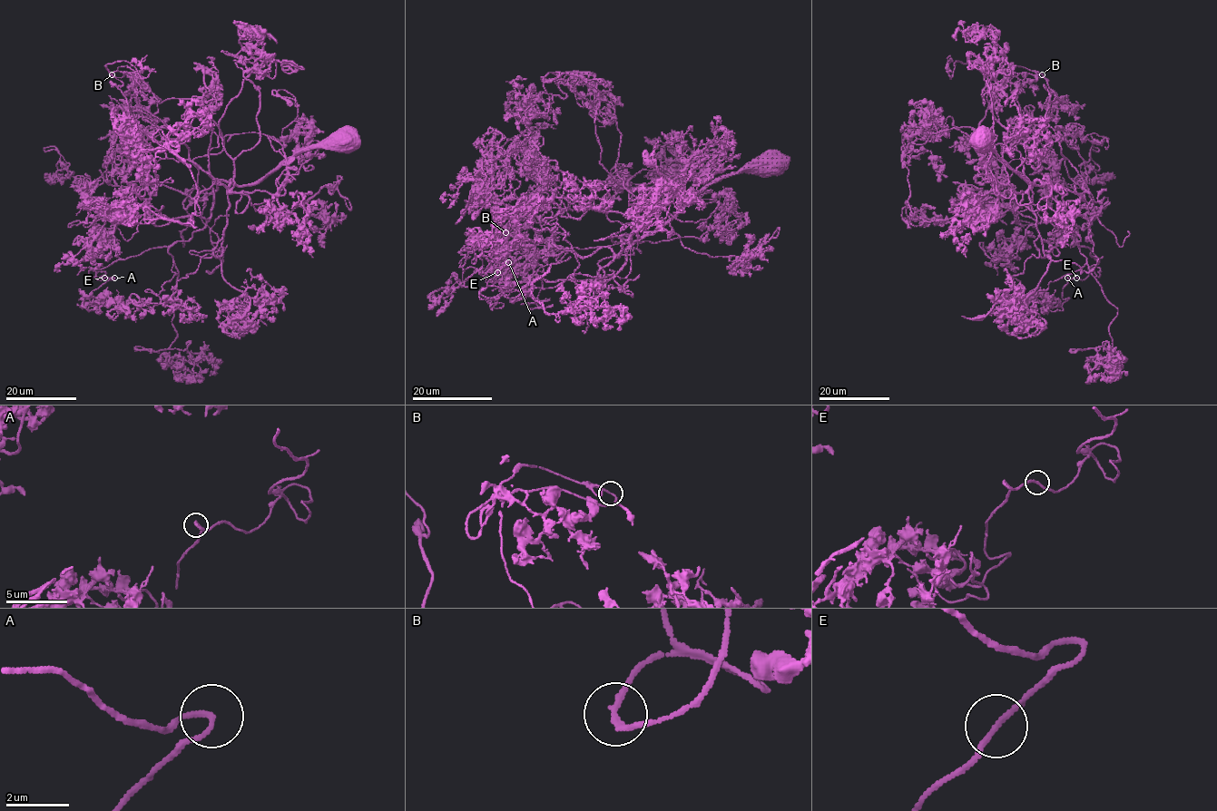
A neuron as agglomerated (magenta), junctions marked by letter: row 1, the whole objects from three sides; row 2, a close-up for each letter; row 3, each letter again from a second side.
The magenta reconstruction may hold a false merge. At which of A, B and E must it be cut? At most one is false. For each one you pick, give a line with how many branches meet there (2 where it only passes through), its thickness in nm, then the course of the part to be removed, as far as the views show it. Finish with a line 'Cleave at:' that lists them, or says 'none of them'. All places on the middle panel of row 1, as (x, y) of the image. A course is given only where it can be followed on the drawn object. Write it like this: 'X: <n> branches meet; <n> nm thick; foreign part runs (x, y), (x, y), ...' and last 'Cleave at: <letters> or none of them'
Cleave at: none of them

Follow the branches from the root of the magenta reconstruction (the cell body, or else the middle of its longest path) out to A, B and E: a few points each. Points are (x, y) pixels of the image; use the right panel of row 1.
A: (982, 140), (1032, 183), (1049, 180), (1066, 226), (1099, 260), (1084, 280), (1068, 278)
B: (982, 140), (1041, 185), (1030, 187), (1024, 175), (1028, 148), (1011, 76), (1042, 73)
E: (982, 140), (1032, 183), (1049, 180), (1066, 226), (1099, 260), (1084, 280), (1076, 278)

